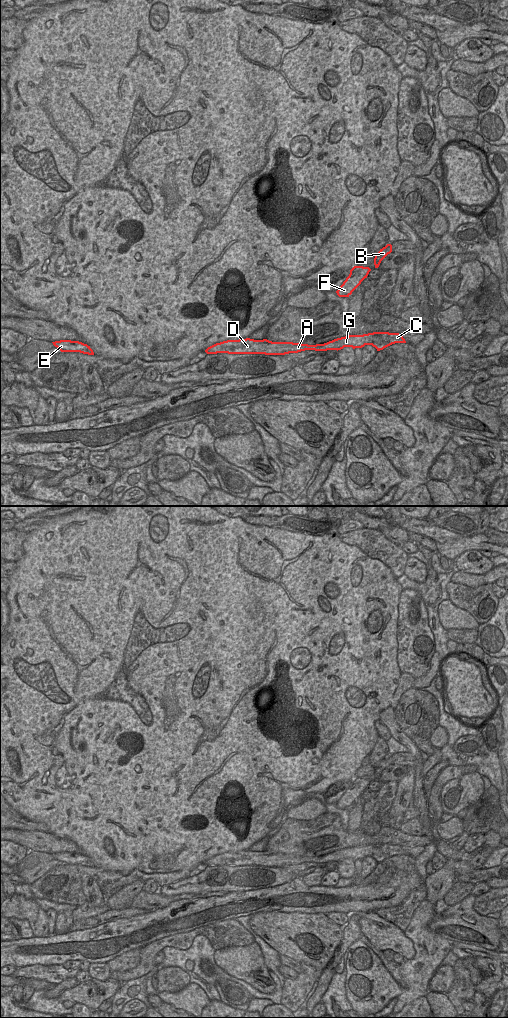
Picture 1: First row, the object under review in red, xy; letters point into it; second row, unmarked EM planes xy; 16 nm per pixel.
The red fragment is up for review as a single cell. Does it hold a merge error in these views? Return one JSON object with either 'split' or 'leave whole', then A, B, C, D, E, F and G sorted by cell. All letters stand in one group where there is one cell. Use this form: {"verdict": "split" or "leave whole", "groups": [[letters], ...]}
{"verdict": "split", "groups": [["A", "C", "D", "E", "G"], ["B", "F"]]}

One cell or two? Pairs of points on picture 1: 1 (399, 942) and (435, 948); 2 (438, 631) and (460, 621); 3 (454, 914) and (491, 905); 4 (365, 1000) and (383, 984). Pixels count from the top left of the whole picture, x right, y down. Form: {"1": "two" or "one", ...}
{"1": "two", "2": "two", "3": "two", "4": "one"}

